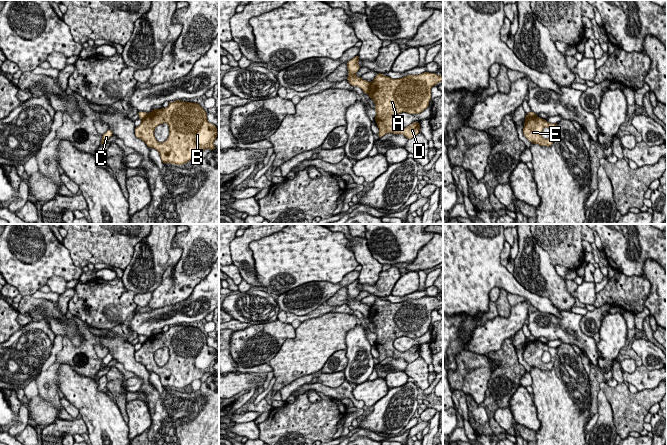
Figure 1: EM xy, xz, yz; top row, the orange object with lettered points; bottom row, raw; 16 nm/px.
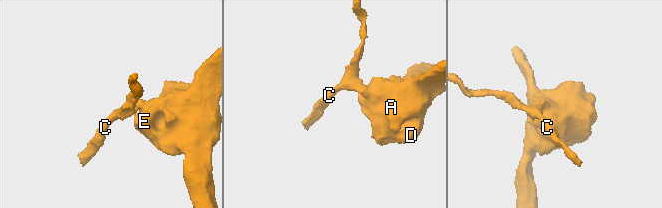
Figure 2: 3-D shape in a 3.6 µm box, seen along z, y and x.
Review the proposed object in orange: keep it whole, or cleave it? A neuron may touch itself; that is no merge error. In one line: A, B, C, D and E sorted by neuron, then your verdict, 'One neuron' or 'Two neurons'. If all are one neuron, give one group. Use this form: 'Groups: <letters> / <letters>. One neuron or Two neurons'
Groups: A B D E / C. Two neurons

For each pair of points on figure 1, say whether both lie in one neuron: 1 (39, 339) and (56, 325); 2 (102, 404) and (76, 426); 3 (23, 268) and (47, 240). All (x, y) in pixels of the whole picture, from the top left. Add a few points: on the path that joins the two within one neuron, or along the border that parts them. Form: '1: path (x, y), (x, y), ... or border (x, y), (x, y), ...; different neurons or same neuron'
1: border (32, 320), (44, 320), (56, 335); different neurons
2: border (79, 416), (83, 420), (87, 432); different neurons
3: path (26, 261), (40, 247); same neuron

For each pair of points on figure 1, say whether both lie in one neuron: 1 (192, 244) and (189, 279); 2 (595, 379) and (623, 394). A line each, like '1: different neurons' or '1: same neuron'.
1: same neuron
2: different neurons

